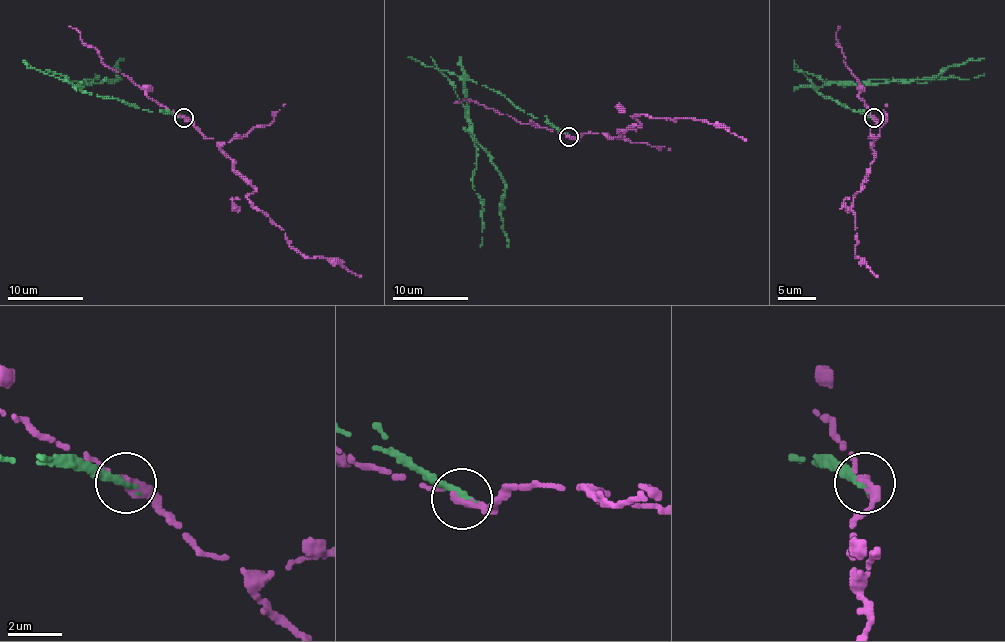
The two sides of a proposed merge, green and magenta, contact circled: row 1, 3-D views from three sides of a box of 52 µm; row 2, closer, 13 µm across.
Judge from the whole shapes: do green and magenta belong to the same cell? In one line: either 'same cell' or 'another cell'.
another cell

